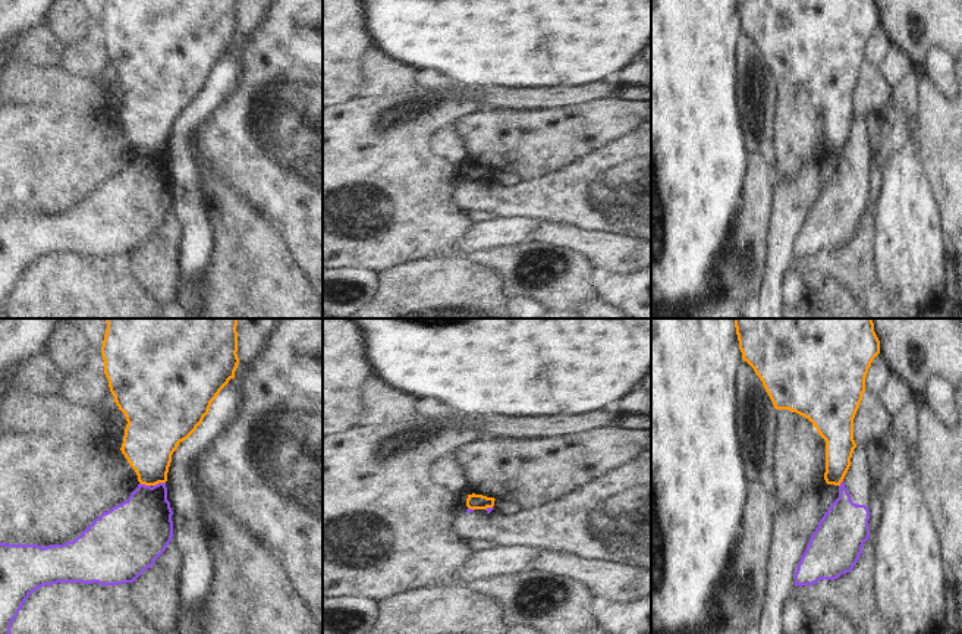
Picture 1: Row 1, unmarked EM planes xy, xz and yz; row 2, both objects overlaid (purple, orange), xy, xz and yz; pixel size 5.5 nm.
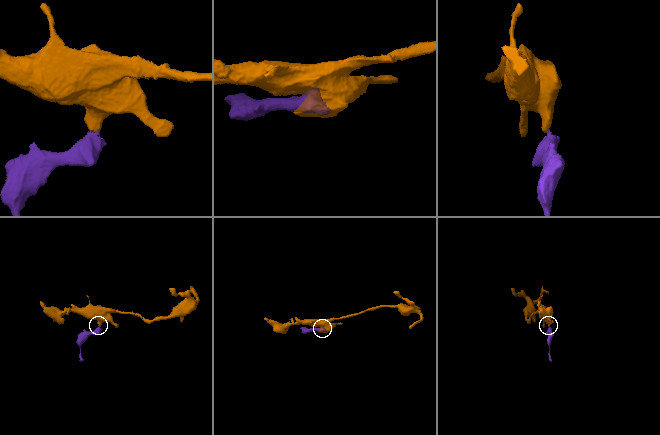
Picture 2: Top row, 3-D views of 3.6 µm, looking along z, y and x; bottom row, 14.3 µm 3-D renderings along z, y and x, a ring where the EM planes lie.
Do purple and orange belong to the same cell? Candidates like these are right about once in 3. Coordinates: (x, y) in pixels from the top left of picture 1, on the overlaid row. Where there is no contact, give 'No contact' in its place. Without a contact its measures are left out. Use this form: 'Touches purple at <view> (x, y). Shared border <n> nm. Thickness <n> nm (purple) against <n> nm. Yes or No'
Touches purple at xy (159, 483). Shared border 80 nm. Thickness 320 nm (purple) against 300 nm. No

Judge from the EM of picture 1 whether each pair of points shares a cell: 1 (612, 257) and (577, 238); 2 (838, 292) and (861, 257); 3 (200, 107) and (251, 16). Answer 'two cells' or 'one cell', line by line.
1: one cell
2: two cells
3: two cells

